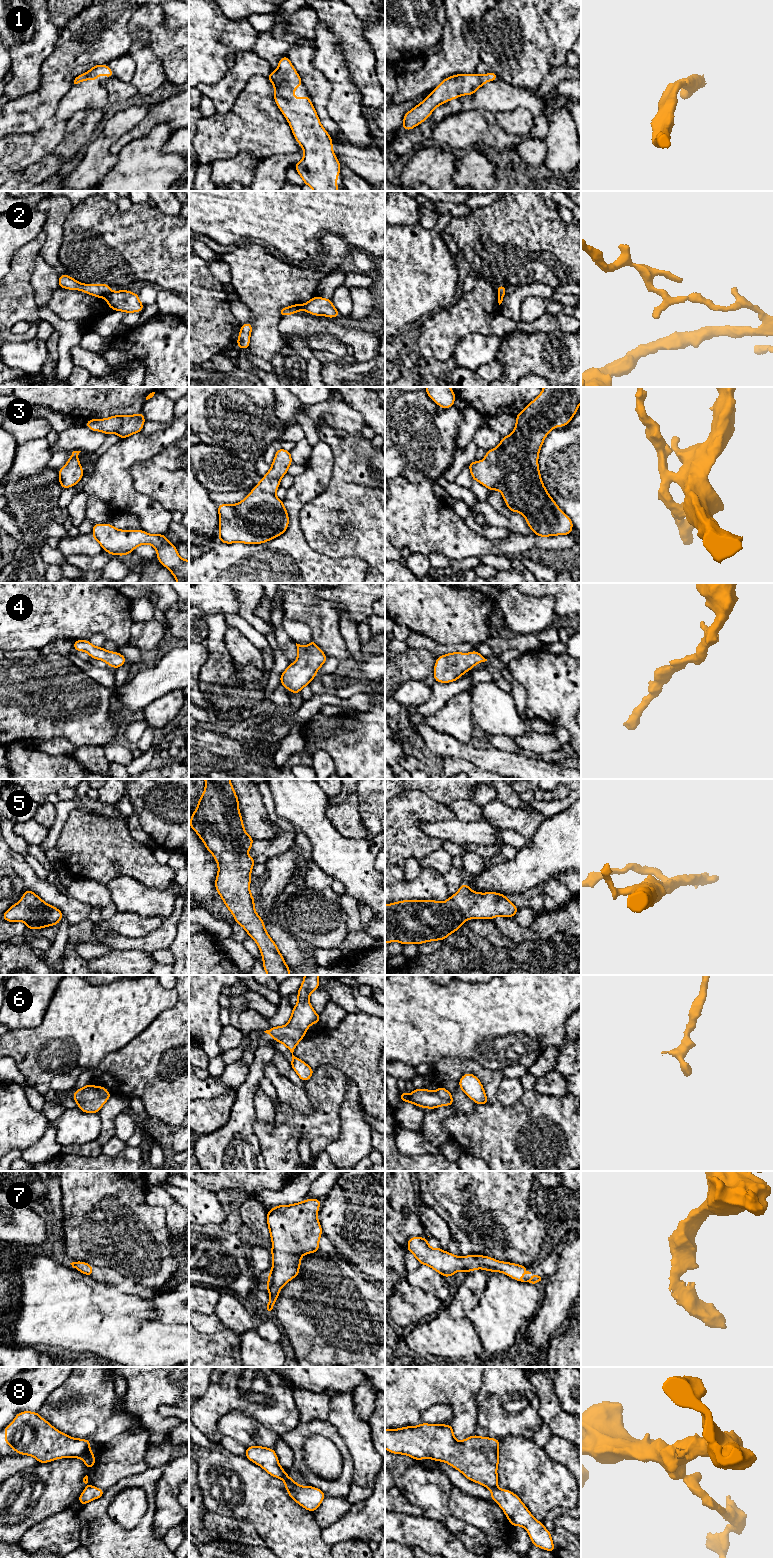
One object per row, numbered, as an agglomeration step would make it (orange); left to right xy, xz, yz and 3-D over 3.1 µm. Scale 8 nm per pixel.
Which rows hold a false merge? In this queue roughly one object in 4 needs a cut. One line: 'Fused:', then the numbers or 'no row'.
Fused: 2, 8

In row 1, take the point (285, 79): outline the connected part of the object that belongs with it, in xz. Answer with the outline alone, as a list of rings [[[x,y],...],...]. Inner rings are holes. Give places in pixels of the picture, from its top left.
[[[283,56],[276,71],[268,76],[275,86],[275,103],[287,119],[296,141],[304,150],[302,160],[294,165],[303,183],[314,191],[338,191],[337,176],[342,166],[337,160],[332,138],[321,125],[310,97],[294,98],[294,90],[302,80],[287,56]]]

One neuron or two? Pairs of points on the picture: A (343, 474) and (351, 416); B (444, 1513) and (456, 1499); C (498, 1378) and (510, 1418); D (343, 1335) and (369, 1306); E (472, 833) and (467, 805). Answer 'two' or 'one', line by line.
A: two
B: two
C: one
D: one
E: two

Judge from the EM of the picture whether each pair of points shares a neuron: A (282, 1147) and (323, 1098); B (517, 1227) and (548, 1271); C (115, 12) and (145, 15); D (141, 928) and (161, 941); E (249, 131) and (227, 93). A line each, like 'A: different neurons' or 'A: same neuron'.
A: same neuron
B: different neurons
C: different neurons
D: different neurons
E: different neurons

